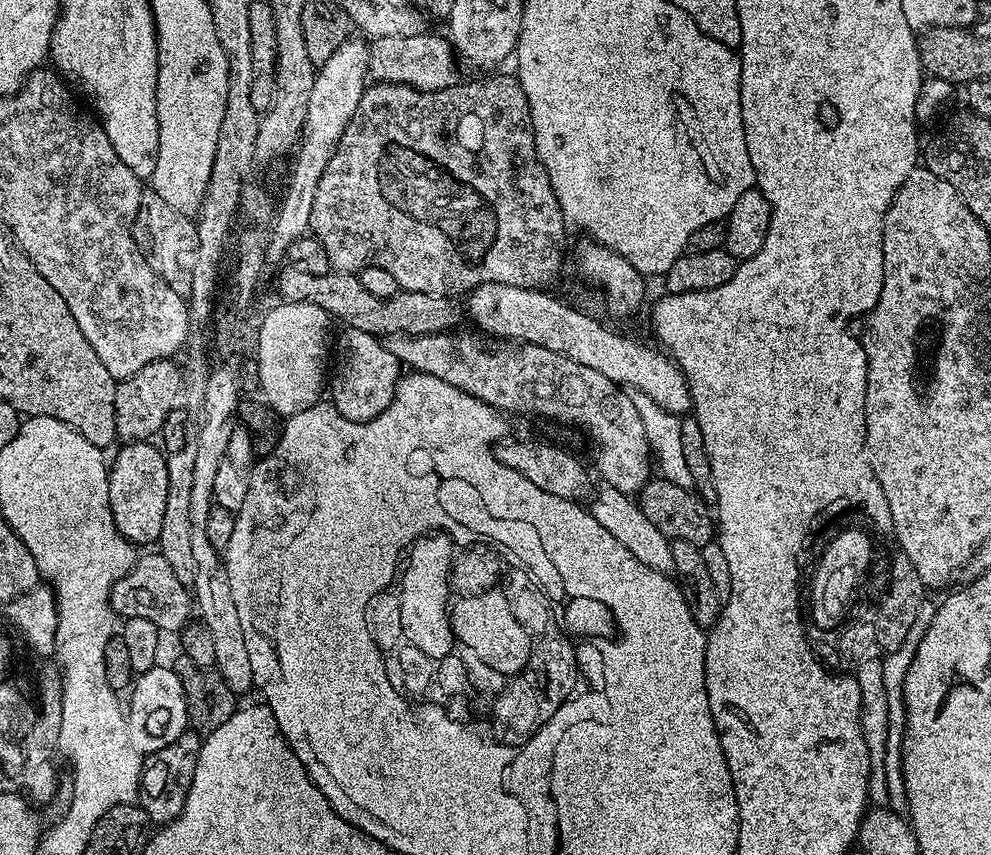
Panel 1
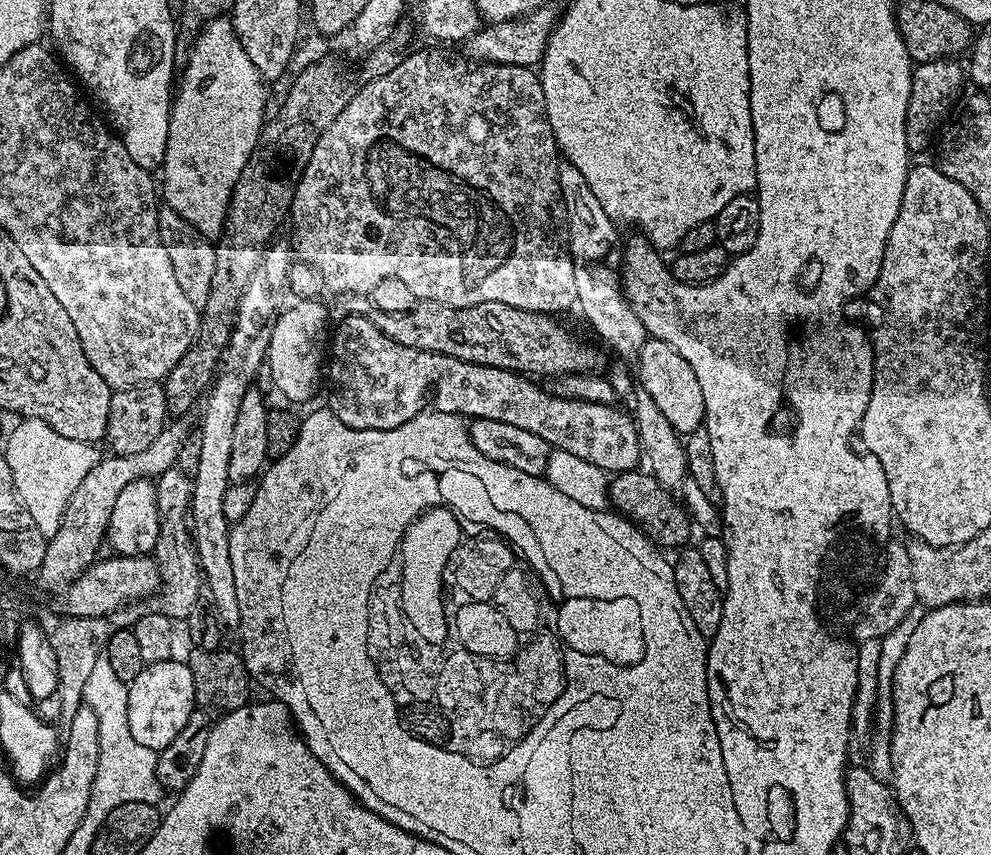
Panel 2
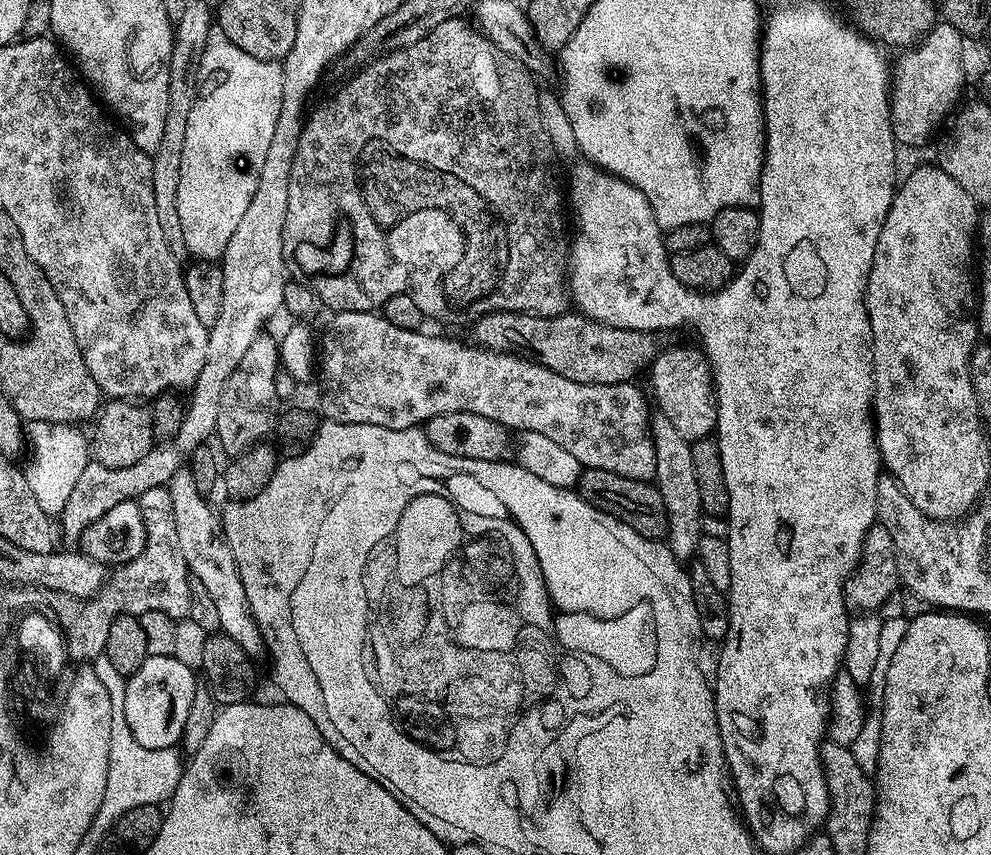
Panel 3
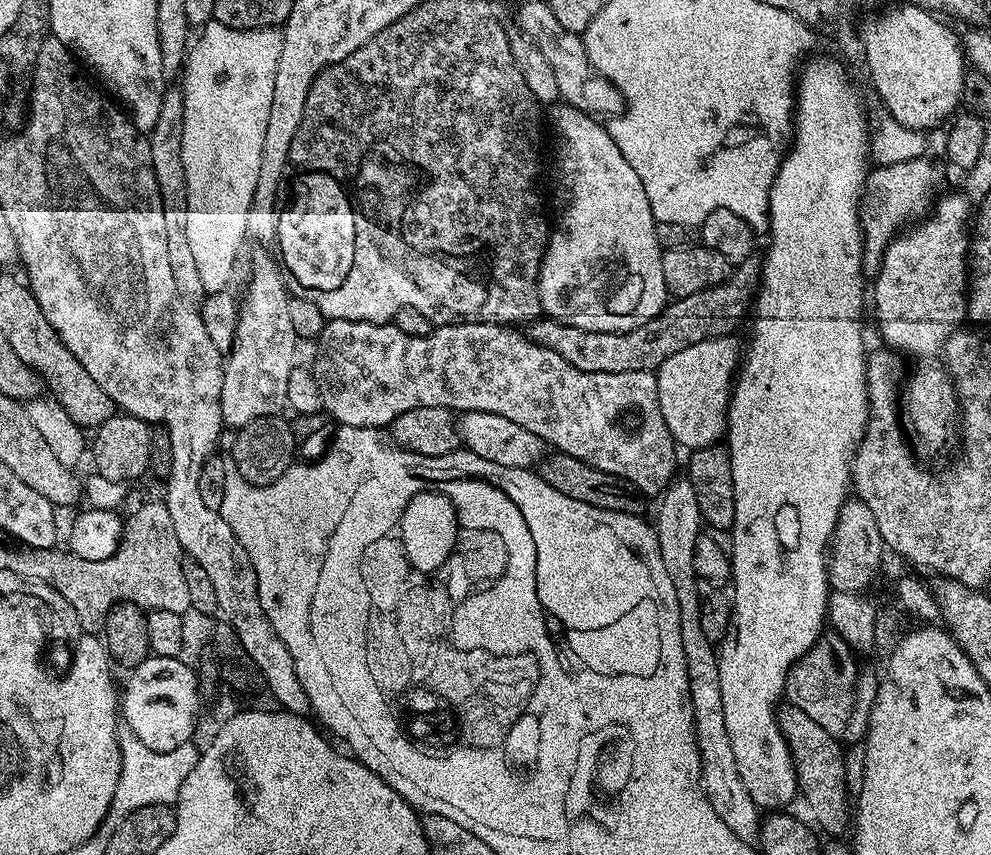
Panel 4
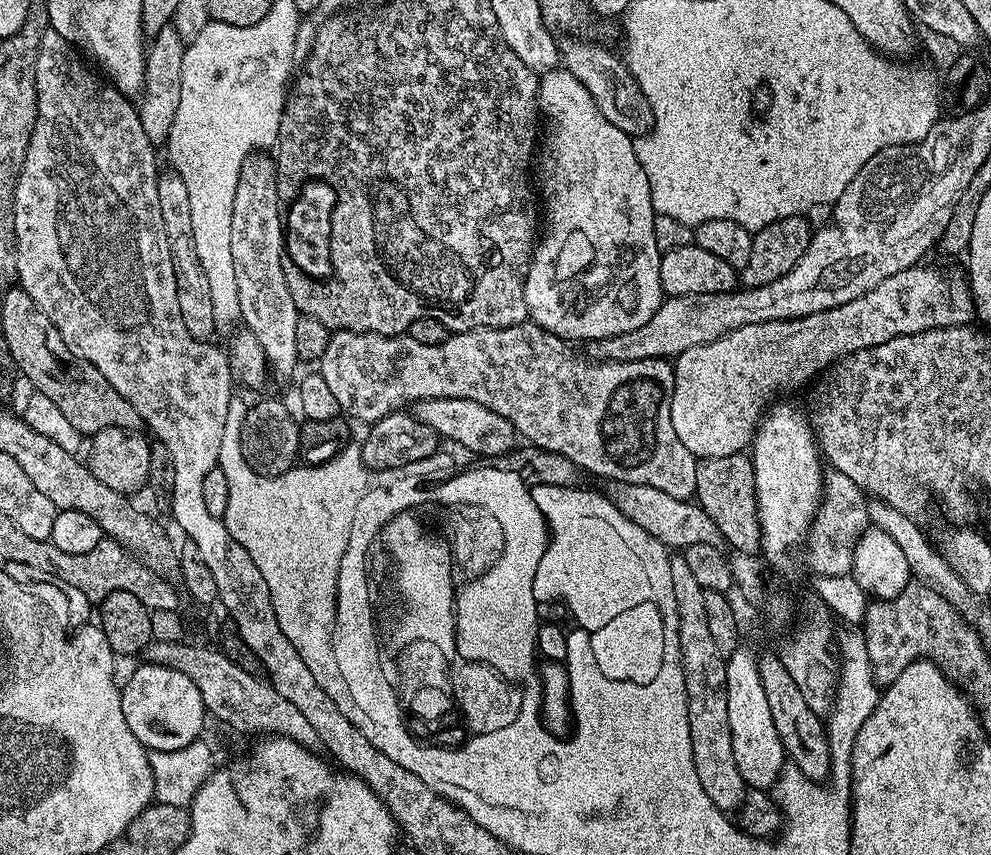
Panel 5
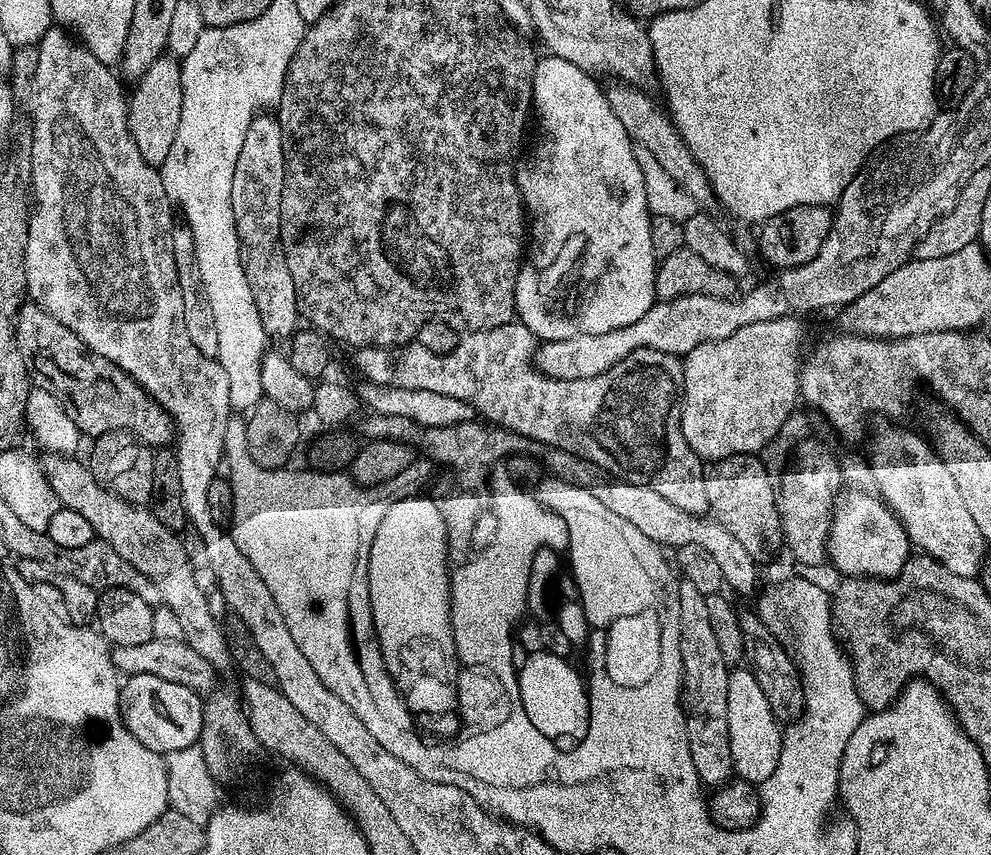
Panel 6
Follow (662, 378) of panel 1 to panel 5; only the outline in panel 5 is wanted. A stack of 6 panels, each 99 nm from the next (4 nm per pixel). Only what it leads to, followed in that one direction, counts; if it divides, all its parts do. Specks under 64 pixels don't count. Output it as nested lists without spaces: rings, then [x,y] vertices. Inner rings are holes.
[[[913,266],[902,270],[898,274],[894,274],[890,278],[886,278],[886,282],[878,282],[878,286],[874,286],[874,290],[854,298],[854,302],[846,302],[837,308],[827,308],[809,316],[795,316],[793,320],[775,320],[774,322],[758,322],[750,326],[742,326],[738,330],[727,332],[725,336],[718,338],[714,342],[706,342],[702,346],[694,346],[690,350],[686,350],[681,356],[675,357],[674,367],[676,373],[674,374],[674,394],[670,402],[670,422],[674,422],[674,434],[678,434],[678,442],[682,442],[682,446],[686,446],[686,450],[690,450],[690,454],[694,454],[697,458],[703,458],[704,460],[713,460],[714,458],[722,458],[730,454],[744,452],[751,445],[756,429],[760,427],[760,422],[764,419],[770,405],[779,397],[776,396],[779,392],[790,391],[795,384],[802,383],[807,376],[812,376],[815,372],[822,371],[824,367],[827,369],[829,366],[835,365],[836,361],[845,354],[866,350],[870,346],[878,346],[882,342],[890,342],[890,338],[909,336],[910,334],[918,334],[926,330],[934,330],[935,328],[958,328],[971,325],[974,320],[974,299],[969,281],[963,275],[960,275],[961,277],[947,276],[946,273],[939,272],[936,268],[924,267]]]

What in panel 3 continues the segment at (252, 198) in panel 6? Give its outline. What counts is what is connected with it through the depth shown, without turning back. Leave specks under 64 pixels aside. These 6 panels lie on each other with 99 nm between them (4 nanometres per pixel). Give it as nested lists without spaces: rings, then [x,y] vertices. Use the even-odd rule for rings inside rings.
[[[262,334],[250,350],[246,350],[242,362],[238,362],[238,370],[230,374],[230,382],[226,382],[226,390],[222,390],[214,433],[215,439],[220,439],[219,451],[224,451],[228,458],[248,452],[255,444],[267,441],[273,435],[276,418],[282,408],[282,397],[275,389],[275,376],[279,371],[280,349],[277,341],[271,340],[268,334]]]

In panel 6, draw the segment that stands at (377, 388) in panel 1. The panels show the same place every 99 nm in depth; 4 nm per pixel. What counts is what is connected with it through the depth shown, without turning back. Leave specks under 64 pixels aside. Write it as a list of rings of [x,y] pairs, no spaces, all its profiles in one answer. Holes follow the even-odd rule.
[[[515,323],[503,324],[502,326],[494,326],[490,330],[482,330],[481,332],[469,332],[461,339],[460,345],[454,350],[450,350],[450,354],[430,354],[430,350],[424,349],[421,344],[399,344],[397,348],[362,348],[355,354],[356,368],[365,377],[367,383],[378,384],[382,388],[405,388],[406,390],[430,390],[434,394],[446,394],[449,398],[458,398],[462,402],[466,402],[472,407],[473,413],[485,416],[485,421],[491,422],[498,428],[509,428],[512,432],[517,432],[520,436],[530,438],[537,445],[547,446],[549,448],[561,448],[570,454],[578,454],[578,458],[586,458],[590,462],[594,462],[598,466],[602,466],[602,470],[606,470],[610,474],[614,474],[622,480],[629,480],[638,486],[650,486],[650,490],[655,490],[657,494],[662,494],[662,498],[668,499],[674,506],[678,506],[678,510],[686,510],[690,514],[705,515],[709,511],[708,499],[706,498],[706,482],[704,474],[706,471],[705,461],[701,460],[698,453],[690,447],[686,442],[686,438],[680,432],[680,410],[682,403],[682,389],[684,386],[684,366],[681,357],[671,356],[670,354],[662,354],[662,350],[650,350],[643,348],[642,350],[634,350],[634,354],[630,354],[630,358],[622,358],[622,362],[618,362],[618,366],[610,366],[610,370],[606,370],[606,374],[598,374],[594,378],[578,378],[577,380],[555,380],[550,378],[539,370],[534,370],[534,348],[533,345],[524,344],[530,340],[529,333],[524,330],[516,332],[517,325]]]

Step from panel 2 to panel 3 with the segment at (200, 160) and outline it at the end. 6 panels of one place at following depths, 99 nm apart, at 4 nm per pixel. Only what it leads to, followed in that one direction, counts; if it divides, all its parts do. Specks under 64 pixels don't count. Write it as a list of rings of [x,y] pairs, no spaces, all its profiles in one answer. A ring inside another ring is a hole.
[[[214,30],[210,34],[208,39],[208,45],[206,46],[206,54],[202,54],[202,62],[200,63],[200,82],[198,85],[198,91],[196,94],[196,101],[194,106],[190,110],[190,118],[186,118],[186,142],[182,145],[182,168],[178,174],[178,218],[182,222],[182,238],[184,239],[184,248],[187,251],[193,252],[193,257],[201,260],[211,260],[213,262],[219,261],[224,255],[226,250],[226,242],[230,242],[230,237],[233,236],[234,230],[238,230],[238,222],[242,222],[242,214],[246,214],[246,206],[250,206],[250,202],[254,198],[254,190],[258,186],[258,178],[260,177],[260,171],[262,170],[262,162],[266,158],[266,150],[270,147],[270,141],[274,139],[274,126],[278,126],[278,114],[282,110],[282,82],[284,81],[284,65],[283,63],[274,60],[263,60],[262,58],[256,58],[251,56],[242,50],[238,46],[234,46],[234,42],[230,42],[230,38],[226,38],[226,34],[219,30]]]

